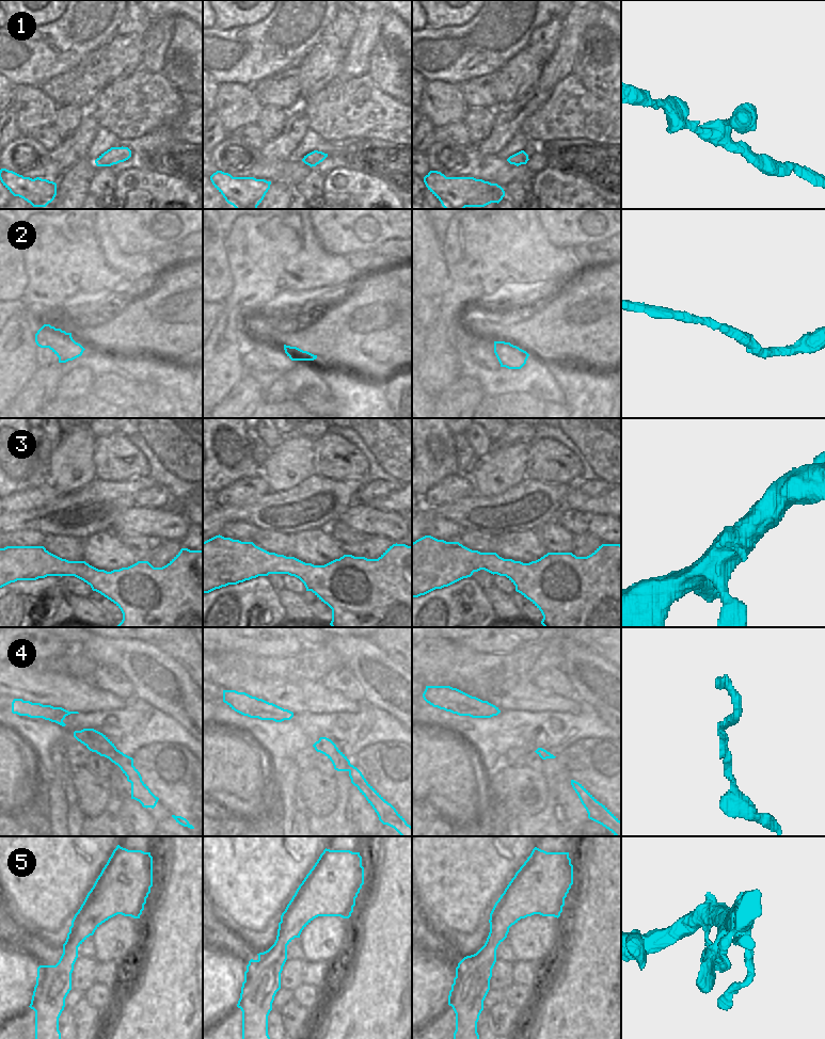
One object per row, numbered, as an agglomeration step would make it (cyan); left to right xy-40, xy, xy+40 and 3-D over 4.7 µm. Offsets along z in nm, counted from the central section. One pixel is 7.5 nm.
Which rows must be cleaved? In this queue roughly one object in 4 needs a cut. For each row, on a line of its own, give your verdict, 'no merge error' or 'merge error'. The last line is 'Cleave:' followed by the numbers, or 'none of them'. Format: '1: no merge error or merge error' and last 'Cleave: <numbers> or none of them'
1: no merge error
2: no merge error
3: no merge error
4: no merge error
5: no merge error
Cleave: none of them

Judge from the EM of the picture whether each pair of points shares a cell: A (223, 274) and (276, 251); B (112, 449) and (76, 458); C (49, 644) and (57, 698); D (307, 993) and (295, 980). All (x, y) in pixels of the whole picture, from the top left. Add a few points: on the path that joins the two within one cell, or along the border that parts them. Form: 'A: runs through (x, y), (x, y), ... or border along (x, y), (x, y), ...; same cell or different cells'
A: border along (224, 246), (233, 278), (233, 290), (229, 296); different cells
B: border along (94, 437), (93, 463), (94, 474), (97, 477); different cells
C: border along (40, 661), (45, 662); different cells
D: border along (303, 984), (294, 991); different cells

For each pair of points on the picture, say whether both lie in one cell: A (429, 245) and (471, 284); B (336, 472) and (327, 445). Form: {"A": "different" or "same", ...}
{"A": "different", "B": "same"}

